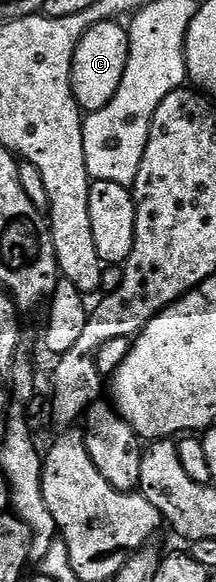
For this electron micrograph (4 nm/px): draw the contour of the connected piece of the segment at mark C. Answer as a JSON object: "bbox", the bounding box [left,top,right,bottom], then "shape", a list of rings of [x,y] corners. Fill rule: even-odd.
{"bbox":[70,21,130,112],"shape":[[[121,21],[101,22],[84,32],[74,53],[70,73],[72,92],[83,112],[104,108],[104,104],[108,104],[108,100],[116,96],[116,88],[120,88],[120,80],[124,80],[129,51],[130,36],[127,27]]]}

